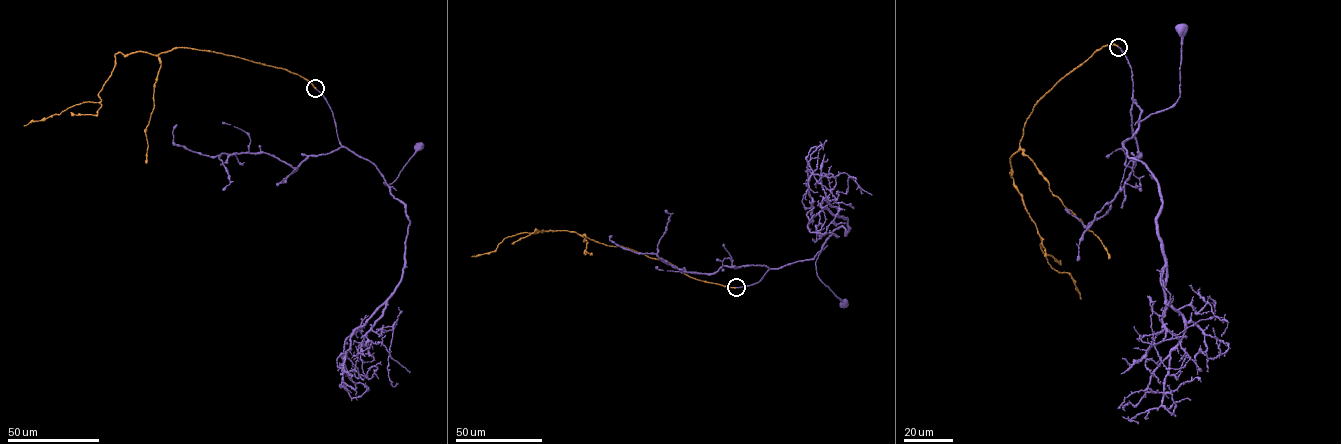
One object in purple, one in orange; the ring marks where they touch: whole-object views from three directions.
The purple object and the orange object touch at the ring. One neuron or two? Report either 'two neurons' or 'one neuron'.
one neuron

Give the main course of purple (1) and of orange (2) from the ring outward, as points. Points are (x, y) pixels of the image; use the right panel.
1: (1118, 47), (1131, 69), (1132, 100), (1141, 111), (1139, 122), (1171, 107), (1178, 98), (1182, 29)
2: (1118, 47), (1104, 45), (1041, 98), (1009, 161), (1014, 186), (1047, 262), (1070, 274), (1081, 299)

